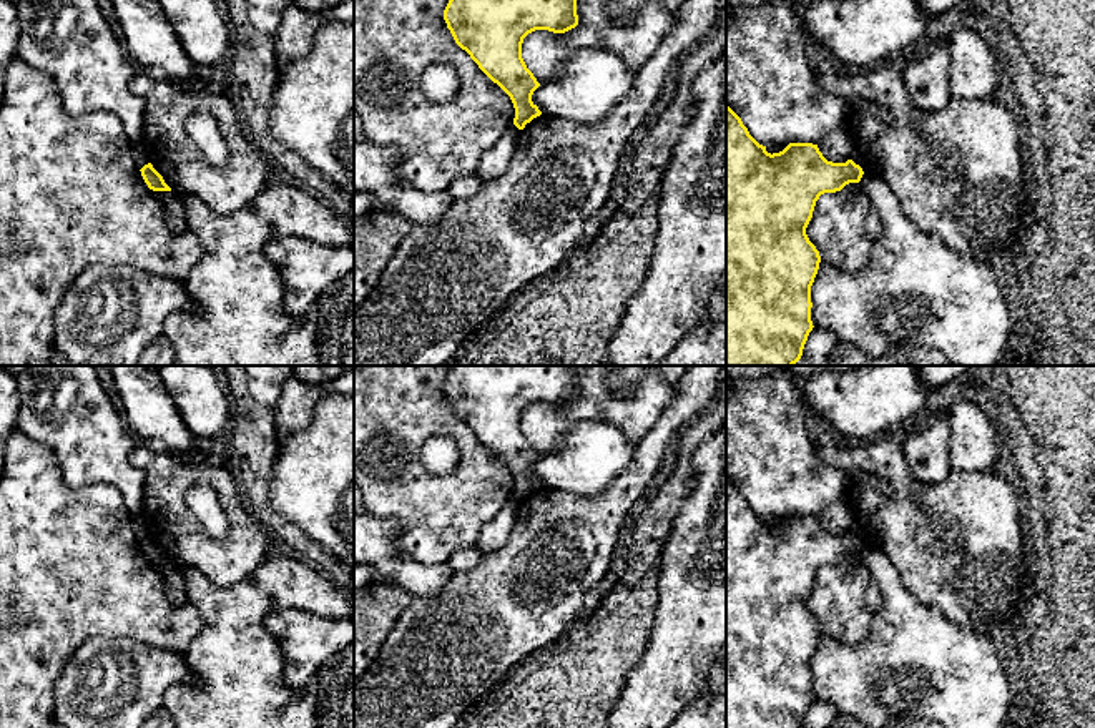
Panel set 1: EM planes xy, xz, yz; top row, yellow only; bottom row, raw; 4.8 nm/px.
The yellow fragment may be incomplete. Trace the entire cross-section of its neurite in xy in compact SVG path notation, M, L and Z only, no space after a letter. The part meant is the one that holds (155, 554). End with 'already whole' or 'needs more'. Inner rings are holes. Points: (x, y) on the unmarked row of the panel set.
M151 535L145 537L140 544L150 562L171 563L171 560L164 555L163 548L153 540Z; already whole

